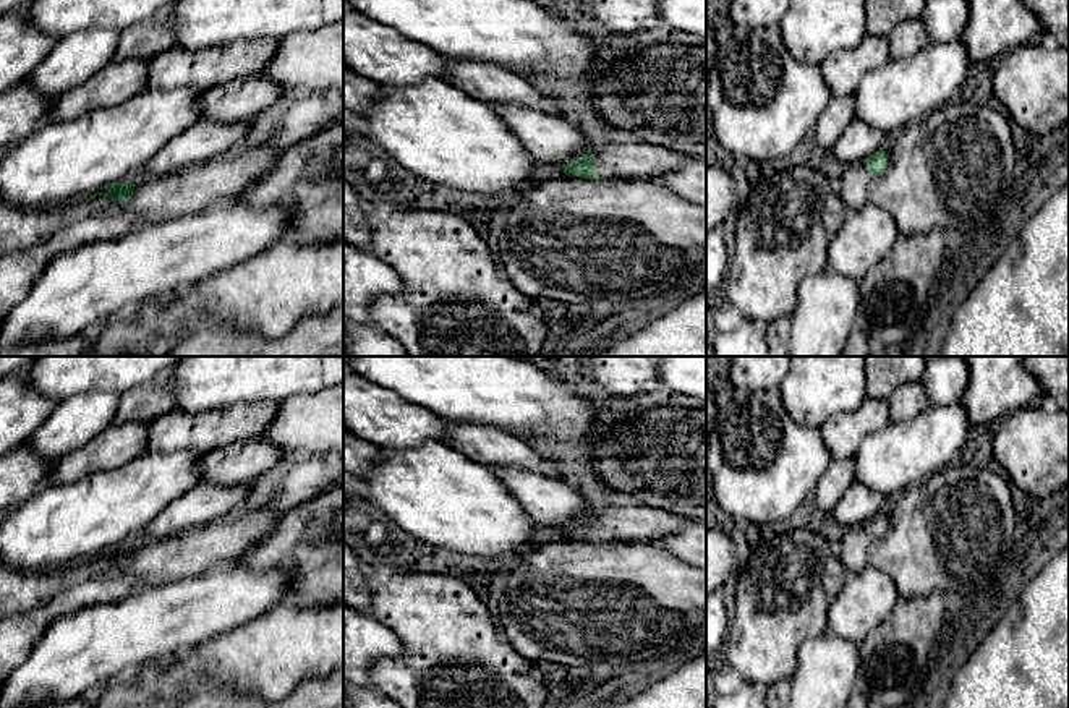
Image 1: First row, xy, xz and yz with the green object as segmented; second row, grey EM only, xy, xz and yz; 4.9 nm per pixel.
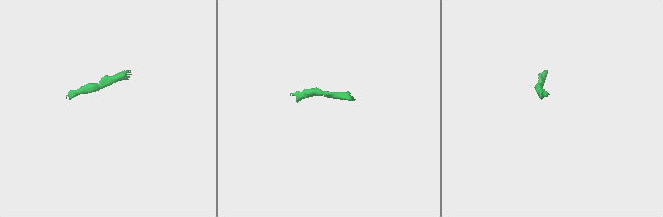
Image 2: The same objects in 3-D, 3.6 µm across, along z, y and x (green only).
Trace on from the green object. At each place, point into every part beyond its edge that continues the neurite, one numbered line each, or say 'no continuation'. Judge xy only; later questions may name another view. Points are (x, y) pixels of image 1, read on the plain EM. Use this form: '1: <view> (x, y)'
1: xy (154, 562)

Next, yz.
1: yz (854, 546)

